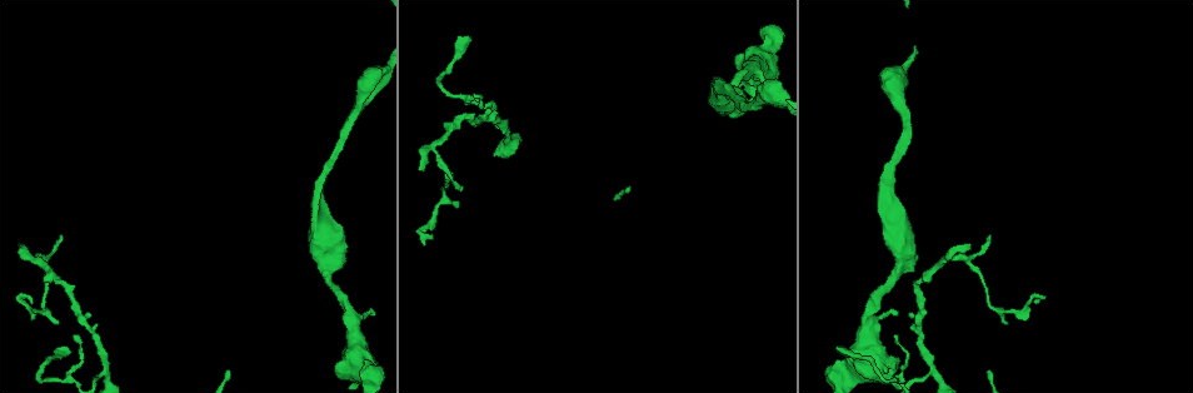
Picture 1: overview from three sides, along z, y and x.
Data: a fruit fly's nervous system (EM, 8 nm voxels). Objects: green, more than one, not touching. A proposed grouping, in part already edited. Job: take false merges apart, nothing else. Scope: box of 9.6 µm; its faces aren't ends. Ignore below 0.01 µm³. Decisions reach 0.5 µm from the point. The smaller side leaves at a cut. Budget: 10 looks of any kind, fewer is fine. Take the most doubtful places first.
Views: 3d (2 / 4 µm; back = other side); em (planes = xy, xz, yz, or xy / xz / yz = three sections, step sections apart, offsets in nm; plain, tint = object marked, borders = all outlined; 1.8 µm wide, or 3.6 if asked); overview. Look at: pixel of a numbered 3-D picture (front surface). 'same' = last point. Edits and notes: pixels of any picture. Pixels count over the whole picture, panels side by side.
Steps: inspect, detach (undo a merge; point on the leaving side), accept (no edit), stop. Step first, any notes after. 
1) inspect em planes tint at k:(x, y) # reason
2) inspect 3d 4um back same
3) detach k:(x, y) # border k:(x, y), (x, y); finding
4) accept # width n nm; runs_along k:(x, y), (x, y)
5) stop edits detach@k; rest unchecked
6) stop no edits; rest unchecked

inspect em xz step 8 tint at 1:(39, 374) # abrupt turn

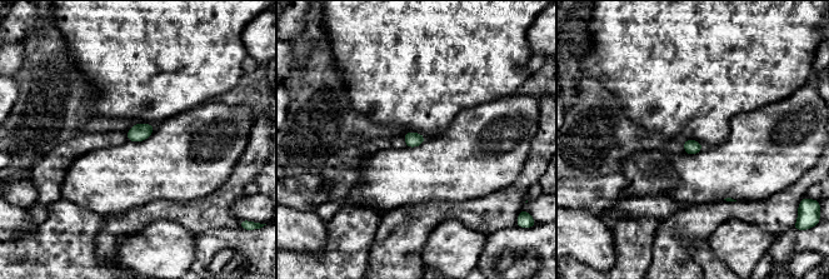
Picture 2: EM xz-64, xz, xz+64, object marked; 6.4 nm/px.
inspect em planes tint same # another direction

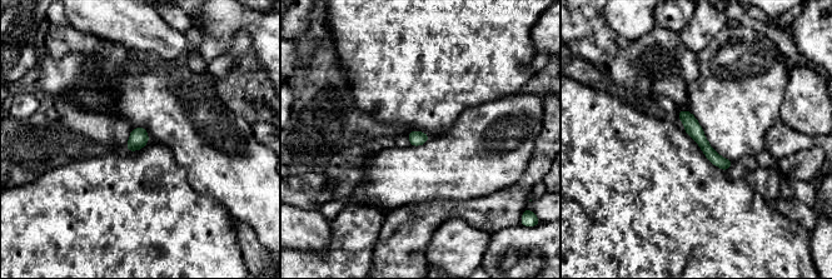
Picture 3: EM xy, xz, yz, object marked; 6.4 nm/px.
accept # runs_along 3:(682, 113), (705, 147), (725, 167); continuous, no second cell

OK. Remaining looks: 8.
inspect em 3.6um planes borders at 1:(108, 375) # calibre changes

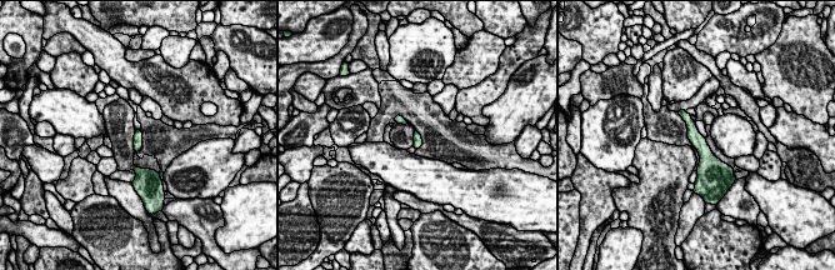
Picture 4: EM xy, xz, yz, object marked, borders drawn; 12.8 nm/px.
accept # width 130 nm; runs_along 4:(683, 113), (705, 153), (705, 175); one cell here

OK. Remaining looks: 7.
inspect em xz step 16 tint at 1:(320, 218)

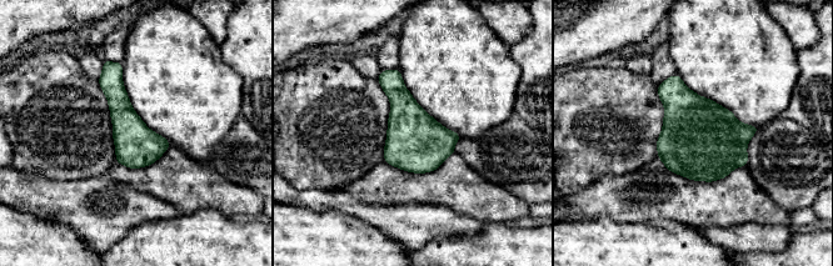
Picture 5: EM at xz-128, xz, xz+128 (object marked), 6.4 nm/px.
inspect em planes borders same

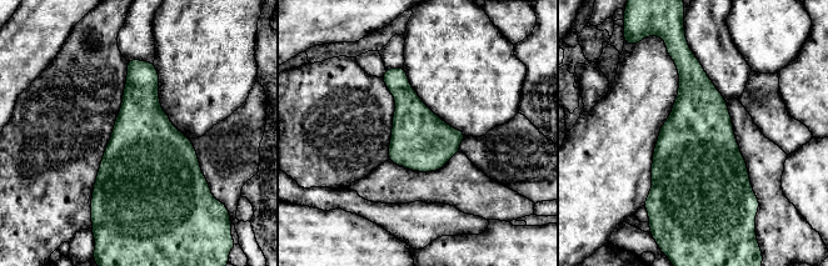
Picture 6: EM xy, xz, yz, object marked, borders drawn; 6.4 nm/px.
accept # continuous, no second cell

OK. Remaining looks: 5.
inspect 3d 4um back at 1:(865, 343) # thick turns thin

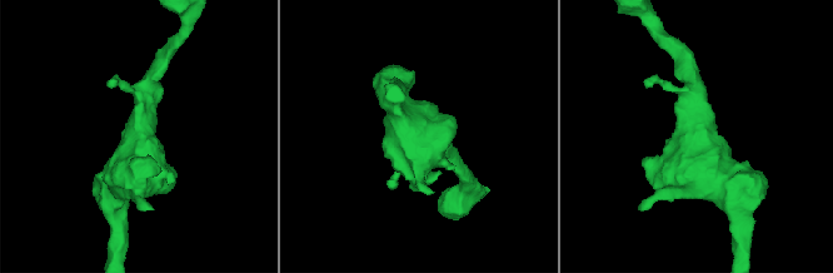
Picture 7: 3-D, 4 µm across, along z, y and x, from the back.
inspect em 3.6um planes tint at 7:(699, 134) # now the EM

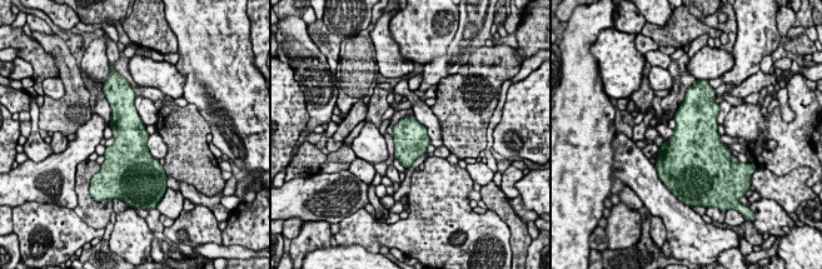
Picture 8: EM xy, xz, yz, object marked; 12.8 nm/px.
accept # all the same cell

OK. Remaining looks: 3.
stop no edits; rest unchecked

